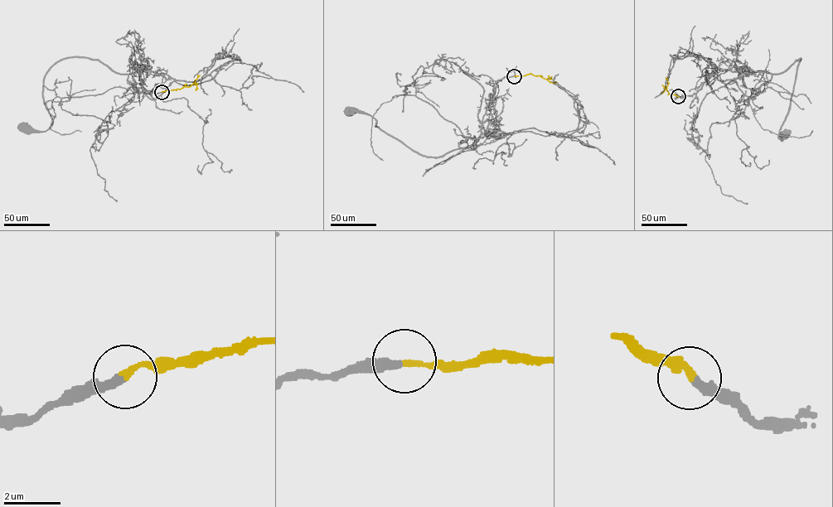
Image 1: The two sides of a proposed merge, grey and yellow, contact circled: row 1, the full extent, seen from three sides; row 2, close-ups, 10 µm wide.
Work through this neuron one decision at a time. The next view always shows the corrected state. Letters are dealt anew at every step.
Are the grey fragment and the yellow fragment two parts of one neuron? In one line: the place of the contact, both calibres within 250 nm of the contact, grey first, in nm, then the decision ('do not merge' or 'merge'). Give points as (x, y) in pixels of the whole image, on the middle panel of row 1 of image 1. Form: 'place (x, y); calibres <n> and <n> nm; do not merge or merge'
place (514, 76); calibres 300 and 200 nm; merge

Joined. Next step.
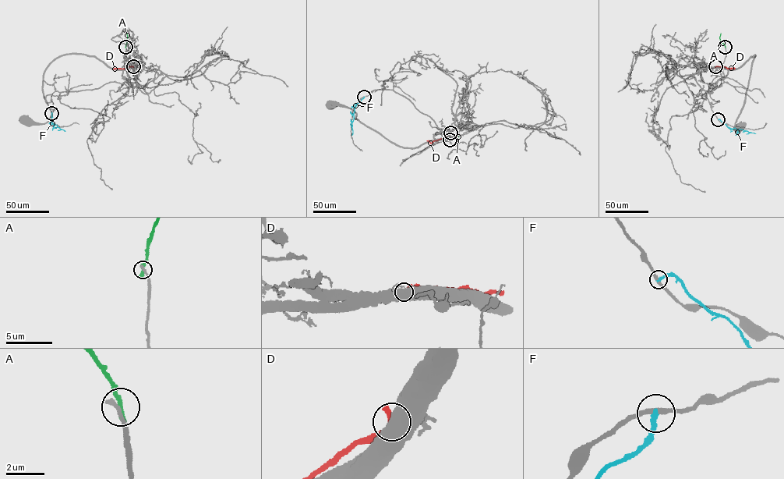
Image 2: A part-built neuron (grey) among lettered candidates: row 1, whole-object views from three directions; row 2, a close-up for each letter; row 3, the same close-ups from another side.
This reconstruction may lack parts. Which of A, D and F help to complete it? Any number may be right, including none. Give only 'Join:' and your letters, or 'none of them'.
Join: none of them

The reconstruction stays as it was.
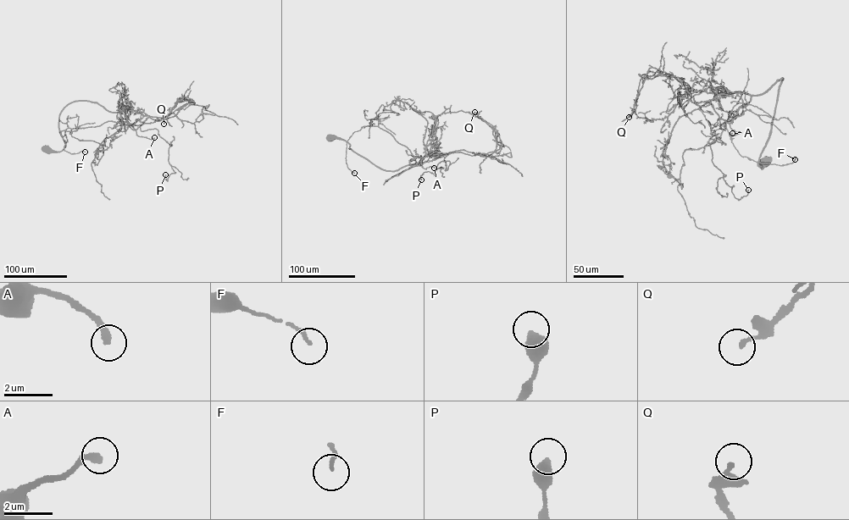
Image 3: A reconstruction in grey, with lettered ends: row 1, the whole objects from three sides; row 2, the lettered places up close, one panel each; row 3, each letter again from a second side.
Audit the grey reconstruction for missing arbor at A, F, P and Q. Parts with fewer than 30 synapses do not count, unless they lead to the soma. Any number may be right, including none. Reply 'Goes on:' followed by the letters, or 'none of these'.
Goes on: none of these

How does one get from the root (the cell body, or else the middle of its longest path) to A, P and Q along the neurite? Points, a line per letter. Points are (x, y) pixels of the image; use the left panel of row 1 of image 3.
A: (44, 149), (59, 152), (65, 146), (59, 114), (76, 101), (97, 102), (116, 112), (137, 135), (154, 137)
P: (44, 149), (65, 146), (63, 108), (96, 102), (170, 143), (174, 172), (165, 174)
Q: (44, 149), (65, 146), (59, 114), (76, 101), (113, 112), (122, 107), (129, 124), (163, 124)

